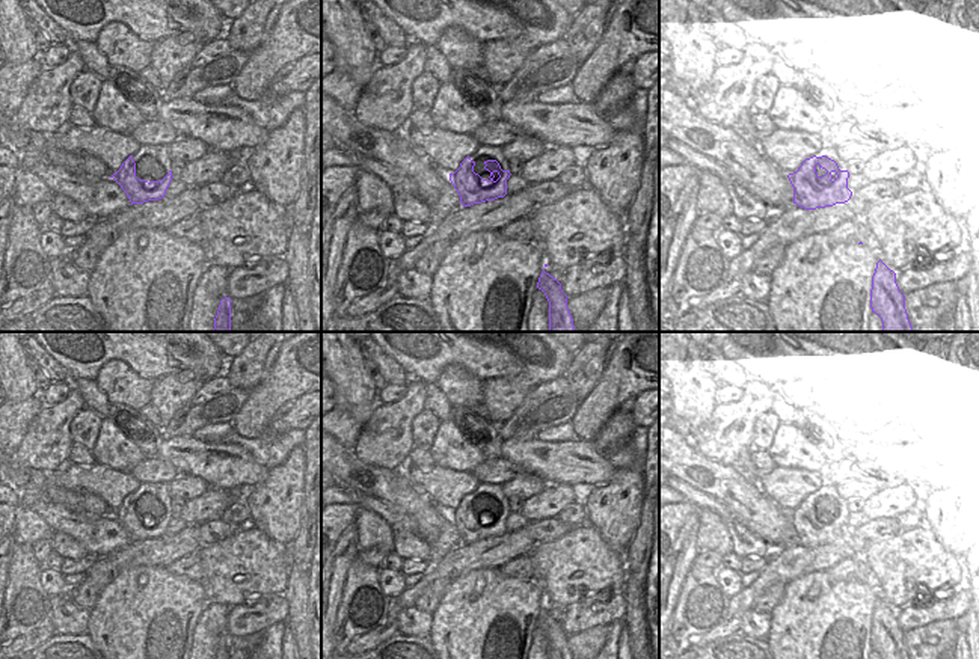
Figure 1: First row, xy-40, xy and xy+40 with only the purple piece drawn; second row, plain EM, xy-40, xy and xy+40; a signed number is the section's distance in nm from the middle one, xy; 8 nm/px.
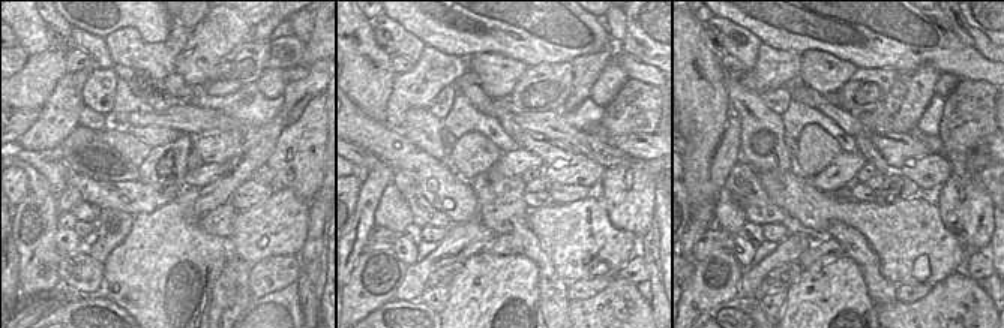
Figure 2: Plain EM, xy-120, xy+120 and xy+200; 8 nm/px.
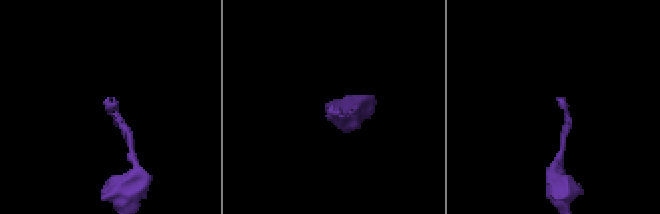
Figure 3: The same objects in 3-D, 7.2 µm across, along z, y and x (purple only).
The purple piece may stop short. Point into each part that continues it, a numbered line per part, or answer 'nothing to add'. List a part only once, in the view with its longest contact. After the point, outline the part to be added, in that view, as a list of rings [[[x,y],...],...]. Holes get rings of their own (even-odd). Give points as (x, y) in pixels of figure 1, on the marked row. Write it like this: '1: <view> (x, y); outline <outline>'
1: xy (483, 153); outline [[[480,146],[472,155],[471,160],[475,163],[474,172],[478,173],[483,179],[490,181],[490,172],[484,169],[487,160],[496,160],[502,170],[510,170],[508,160],[502,155],[502,148],[499,146]]]

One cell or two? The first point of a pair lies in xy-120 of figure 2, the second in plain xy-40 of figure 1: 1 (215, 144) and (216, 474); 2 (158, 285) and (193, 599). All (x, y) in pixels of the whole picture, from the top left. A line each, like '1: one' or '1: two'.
1: two
2: one

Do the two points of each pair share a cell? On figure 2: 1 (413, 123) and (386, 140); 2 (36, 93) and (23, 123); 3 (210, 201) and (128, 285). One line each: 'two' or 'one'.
1: two
2: two
3: two

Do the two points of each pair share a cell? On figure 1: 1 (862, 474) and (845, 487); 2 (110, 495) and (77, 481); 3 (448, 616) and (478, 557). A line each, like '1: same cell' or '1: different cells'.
1: different cells
2: same cell
3: different cells

